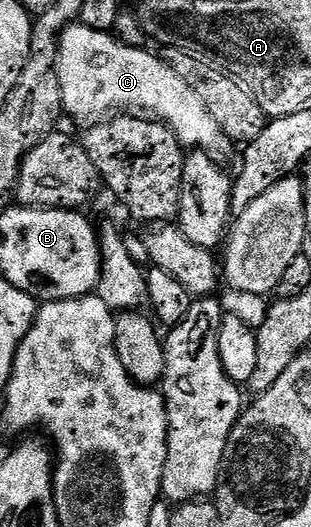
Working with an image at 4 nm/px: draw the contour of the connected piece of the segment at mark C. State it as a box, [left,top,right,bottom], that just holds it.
[56,24,225,152]

